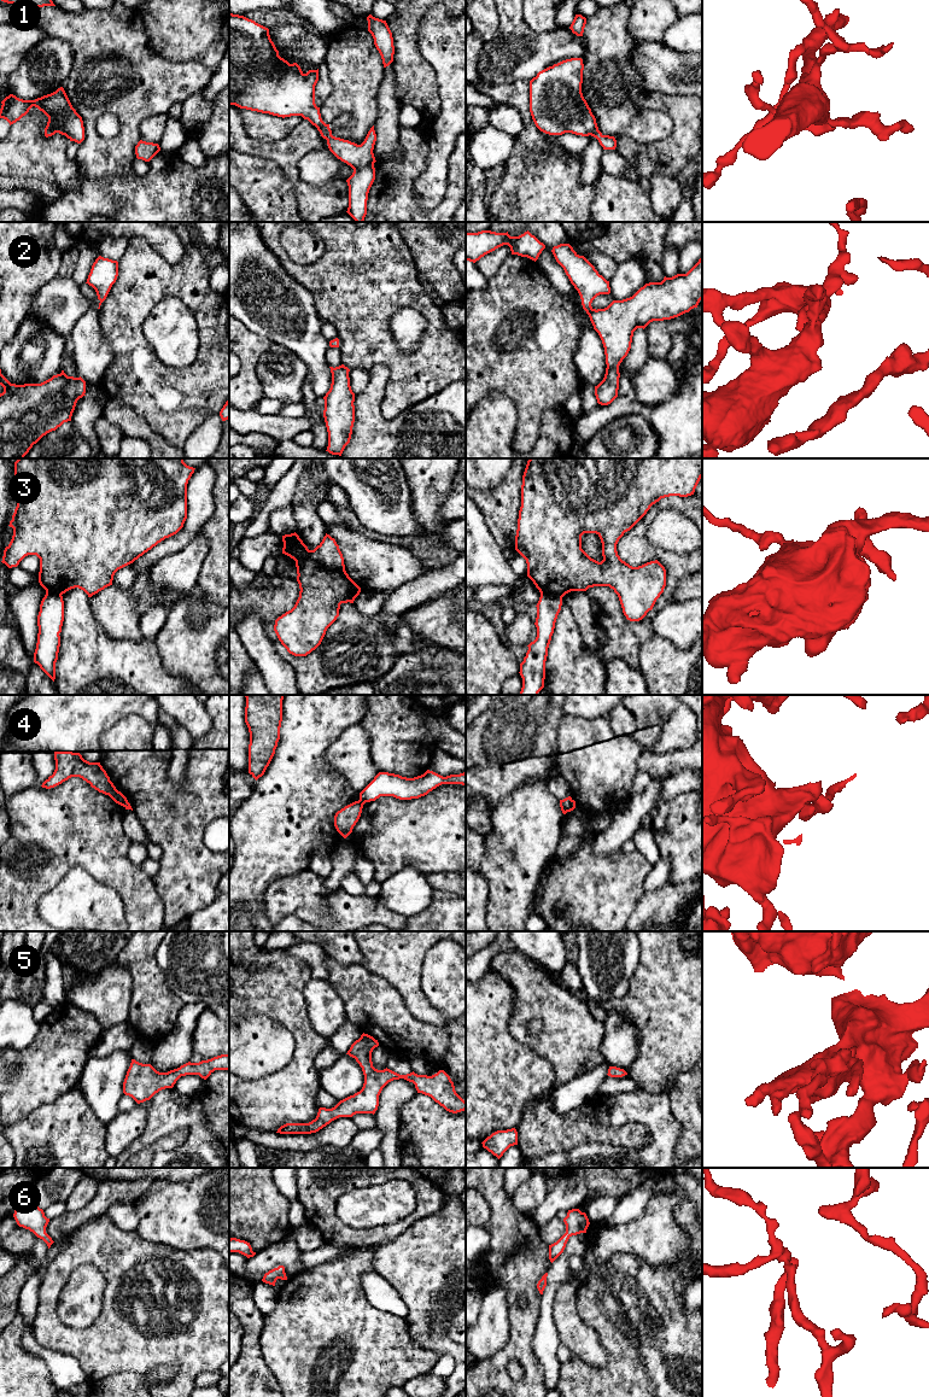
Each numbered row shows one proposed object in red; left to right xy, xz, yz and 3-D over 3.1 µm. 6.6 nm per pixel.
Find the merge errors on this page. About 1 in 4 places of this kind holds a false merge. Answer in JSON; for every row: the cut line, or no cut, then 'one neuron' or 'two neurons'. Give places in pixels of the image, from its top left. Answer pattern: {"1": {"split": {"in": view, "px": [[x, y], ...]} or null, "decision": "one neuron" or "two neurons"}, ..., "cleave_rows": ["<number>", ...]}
{"1": {"split": null, "decision": "one neuron"}, "2": {"split": null, "decision": "one neuron"}, "3": {"split": {"in": "yz", "px": [[541, 592], [550, 592], [561, 598]]}, "decision": "two neurons"}, "4": {"split": {"in": "xz", "px": [[360, 799], [364, 802]]}, "decision": "two neurons"}, "5": {"split": null, "decision": "one neuron"}, "6": {"split": null, "decision": "one neuron"}, "cleave_rows": ["3", "4"]}

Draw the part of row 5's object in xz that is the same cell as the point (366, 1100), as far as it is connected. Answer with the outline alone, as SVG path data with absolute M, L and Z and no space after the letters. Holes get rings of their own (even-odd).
M362 1034L346 1054L355 1058L362 1068L364 1083L360 1092L340 1100L334 1107L320 1107L317 1116L309 1123L286 1123L276 1133L311 1134L316 1133L339 1117L352 1117L356 1113L375 1113L382 1088L393 1080L404 1079L415 1085L417 1093L431 1097L446 1111L457 1113L466 1110L466 1101L456 1093L450 1076L439 1070L432 1076L417 1075L414 1071L399 1075L390 1069L378 1070L373 1066L372 1052L379 1046L378 1040Z

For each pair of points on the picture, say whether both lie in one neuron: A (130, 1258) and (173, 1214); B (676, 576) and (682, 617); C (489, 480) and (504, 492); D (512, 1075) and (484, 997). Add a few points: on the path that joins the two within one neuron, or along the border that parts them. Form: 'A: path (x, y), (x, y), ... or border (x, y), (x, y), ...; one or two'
A: border (135, 1233), (147, 1240), (175, 1248); two
B: border (672, 601), (661, 607), (652, 621); two
C: border (509, 471), (497, 484), (488, 489); two
D: path (492, 1056), (484, 1047), (484, 1016); one

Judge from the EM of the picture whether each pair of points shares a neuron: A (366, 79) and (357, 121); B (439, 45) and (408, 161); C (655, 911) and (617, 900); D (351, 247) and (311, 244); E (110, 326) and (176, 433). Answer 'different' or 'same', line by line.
A: same
B: different
C: different
D: different
E: same

